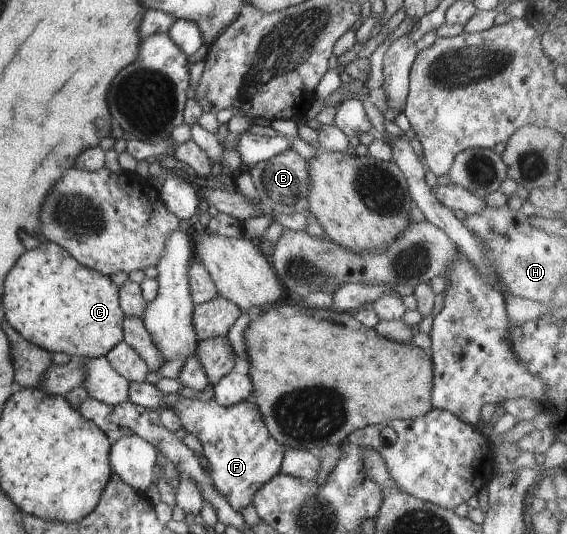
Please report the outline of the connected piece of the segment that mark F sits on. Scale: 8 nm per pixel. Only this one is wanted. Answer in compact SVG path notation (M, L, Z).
M184 397L173 405L172 410L179 416L182 429L201 442L216 491L239 513L252 505L253 495L262 484L280 473L287 447L269 434L251 398L231 406L221 406L214 399L199 401Z

